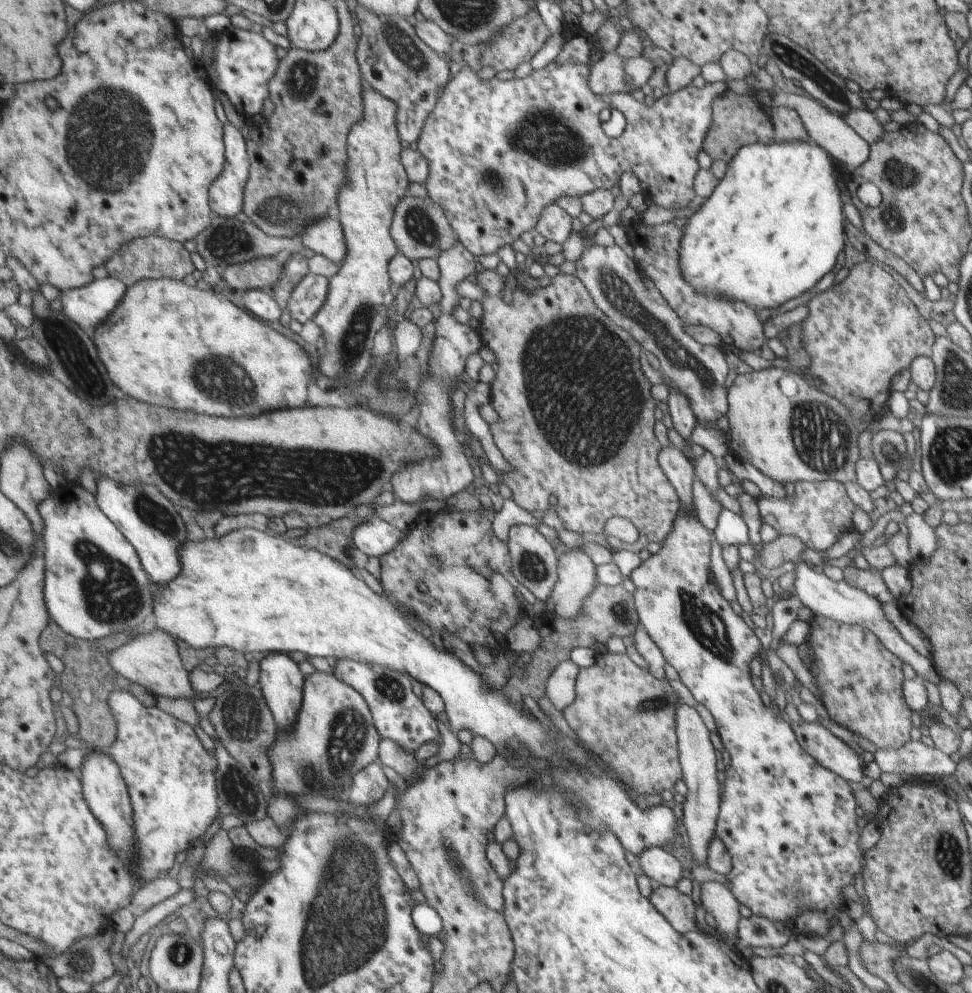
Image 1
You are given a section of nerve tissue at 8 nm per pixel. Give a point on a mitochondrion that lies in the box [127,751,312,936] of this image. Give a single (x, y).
(239, 792)

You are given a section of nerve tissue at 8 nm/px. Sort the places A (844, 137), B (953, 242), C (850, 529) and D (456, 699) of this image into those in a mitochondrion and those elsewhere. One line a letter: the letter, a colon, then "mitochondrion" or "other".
A: other
B: other
C: other
D: other

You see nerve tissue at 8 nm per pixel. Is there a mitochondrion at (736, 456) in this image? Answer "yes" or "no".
no

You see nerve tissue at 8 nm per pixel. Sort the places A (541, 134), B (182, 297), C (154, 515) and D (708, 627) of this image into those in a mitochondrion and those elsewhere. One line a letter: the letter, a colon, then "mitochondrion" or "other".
A: mitochondrion
B: other
C: mitochondrion
D: mitochondrion

